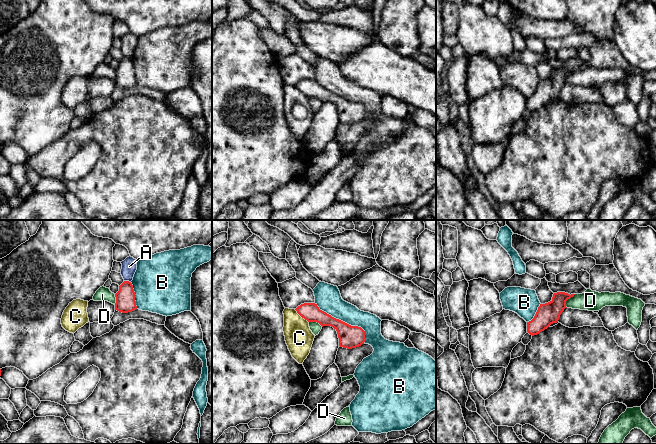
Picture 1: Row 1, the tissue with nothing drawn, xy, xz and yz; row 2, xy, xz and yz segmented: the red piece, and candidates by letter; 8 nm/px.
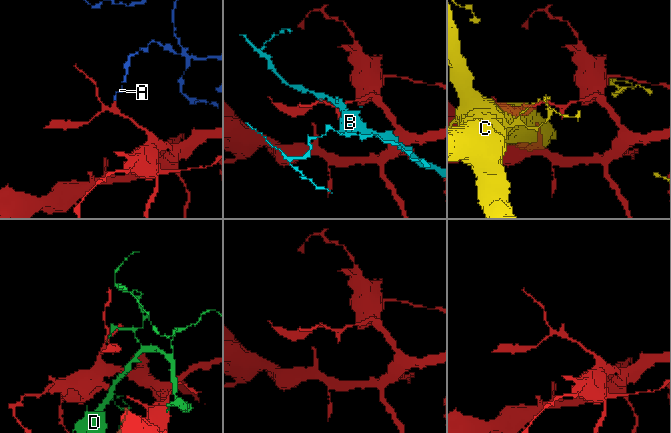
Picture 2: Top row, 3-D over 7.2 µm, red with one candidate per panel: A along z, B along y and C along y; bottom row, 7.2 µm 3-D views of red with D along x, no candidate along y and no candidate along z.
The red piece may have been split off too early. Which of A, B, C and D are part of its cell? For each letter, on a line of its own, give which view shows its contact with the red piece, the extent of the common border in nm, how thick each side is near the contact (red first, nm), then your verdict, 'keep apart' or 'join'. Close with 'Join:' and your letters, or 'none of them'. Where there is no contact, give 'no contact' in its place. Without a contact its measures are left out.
A: contact in xy; length 60 nm; calibres 160 and 130 nm; keep apart
B: contact in xz; length 500 nm; calibres 180 and 200 nm; keep apart
C: contact in xz; length 160 nm; calibres 140 and 220 nm; keep apart
D: contact in yz; length 130 nm; calibres 170 and 160 nm; keep apart
Join: none of them

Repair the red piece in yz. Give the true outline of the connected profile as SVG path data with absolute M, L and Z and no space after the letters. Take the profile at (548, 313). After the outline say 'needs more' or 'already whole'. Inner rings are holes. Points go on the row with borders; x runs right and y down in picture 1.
M557 292L553 294L552 300L540 304L534 318L527 322L527 332L534 336L547 329L551 324L557 323L560 315L566 307L566 301L575 294Z; already whole

